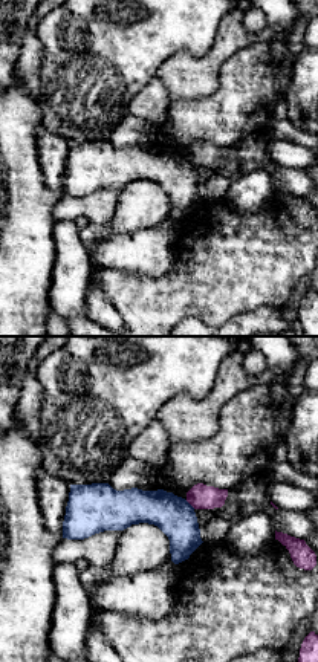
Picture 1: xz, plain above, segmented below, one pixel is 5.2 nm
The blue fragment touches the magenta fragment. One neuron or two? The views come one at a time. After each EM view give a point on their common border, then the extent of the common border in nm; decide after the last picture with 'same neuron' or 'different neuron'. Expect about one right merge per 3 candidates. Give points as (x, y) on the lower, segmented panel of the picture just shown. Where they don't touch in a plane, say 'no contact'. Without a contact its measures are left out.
contact (188, 503); length 70 nm

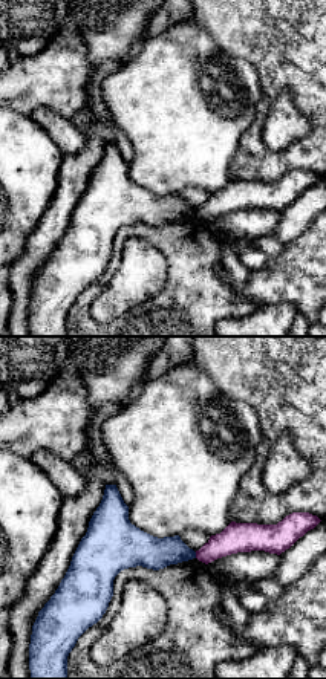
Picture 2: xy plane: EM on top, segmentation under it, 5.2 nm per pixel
contact (195, 555); length 30 nm

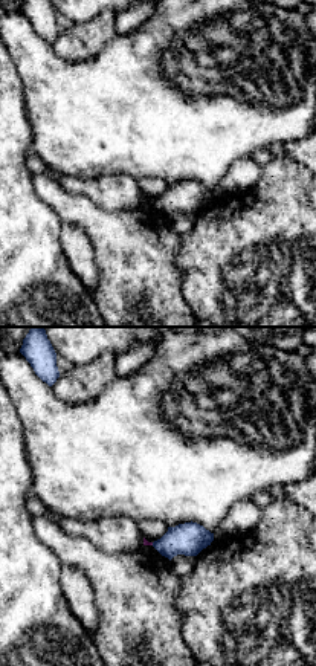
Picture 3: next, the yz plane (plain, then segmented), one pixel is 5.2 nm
no contact

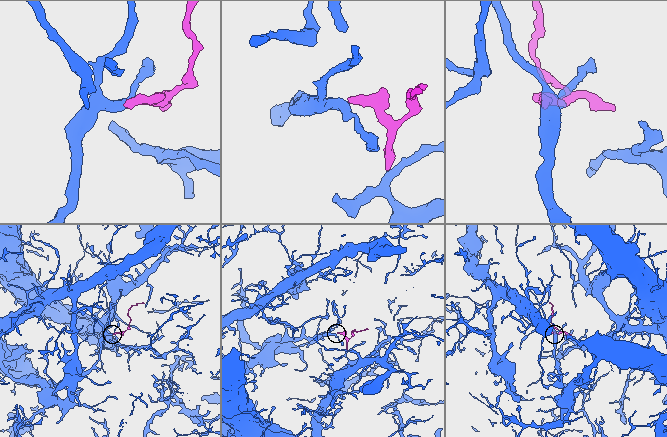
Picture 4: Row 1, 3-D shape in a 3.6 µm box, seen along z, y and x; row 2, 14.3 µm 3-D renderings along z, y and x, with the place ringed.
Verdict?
different neuron

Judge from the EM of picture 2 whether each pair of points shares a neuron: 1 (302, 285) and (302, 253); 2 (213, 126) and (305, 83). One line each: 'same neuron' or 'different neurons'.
1: same neuron
2: different neurons

